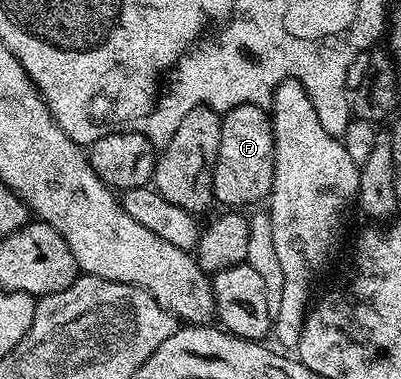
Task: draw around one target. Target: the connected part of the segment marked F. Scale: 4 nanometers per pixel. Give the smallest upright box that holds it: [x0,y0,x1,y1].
[213,104,275,210]

